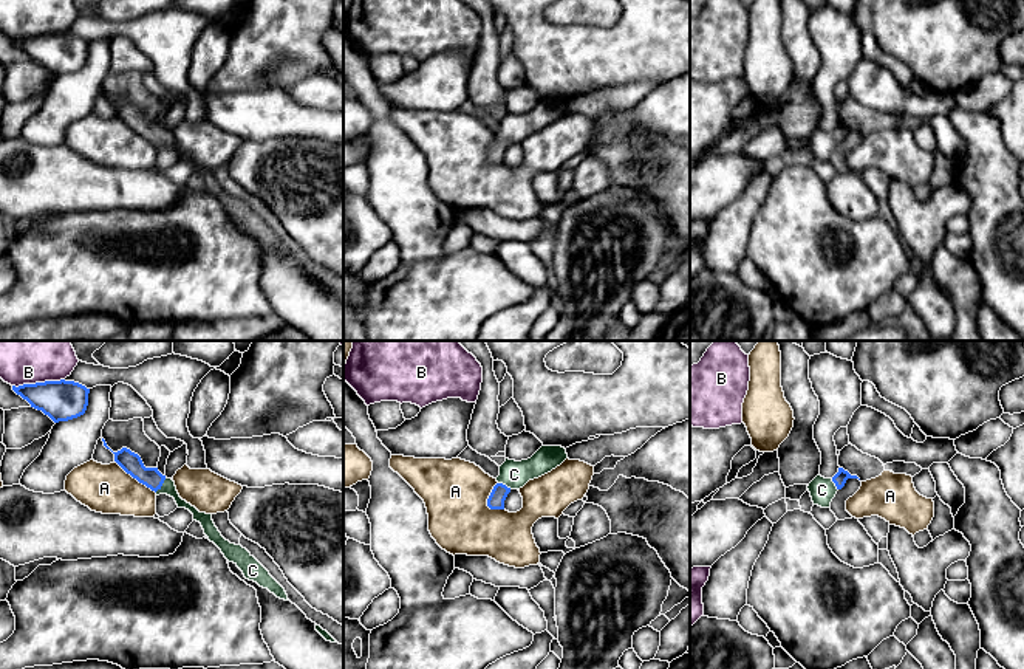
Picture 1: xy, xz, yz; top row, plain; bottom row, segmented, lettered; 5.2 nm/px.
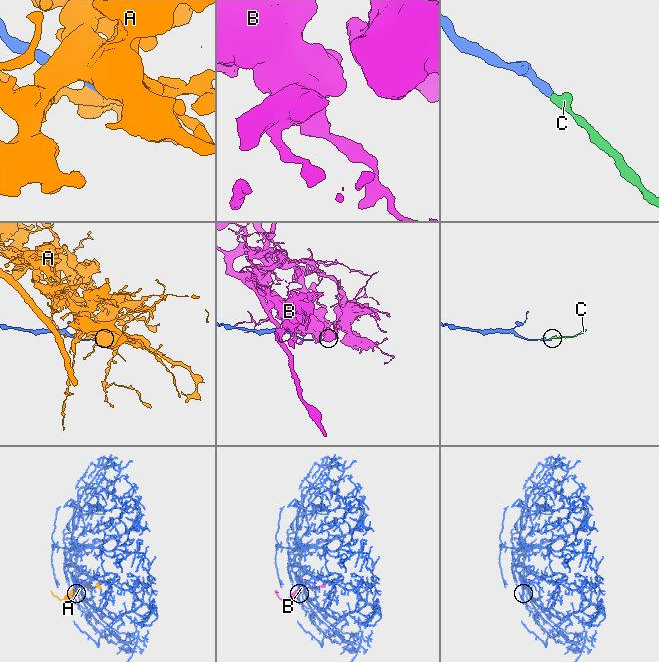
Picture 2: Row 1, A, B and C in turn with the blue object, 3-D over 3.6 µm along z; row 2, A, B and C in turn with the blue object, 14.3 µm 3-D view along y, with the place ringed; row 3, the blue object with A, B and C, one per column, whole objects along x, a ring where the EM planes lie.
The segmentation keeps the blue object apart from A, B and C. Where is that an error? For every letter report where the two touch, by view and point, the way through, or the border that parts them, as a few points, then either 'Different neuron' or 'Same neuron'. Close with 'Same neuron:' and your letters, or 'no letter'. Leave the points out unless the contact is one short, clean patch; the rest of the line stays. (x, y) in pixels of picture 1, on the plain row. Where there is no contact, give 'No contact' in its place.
A: Touches blue at xy (135, 130). Different neuron
B: Touches blue at xy (37, 36). Different neuron
C: Touches blue at xy (161, 138). Path across: xy (130, 115), (161, 138), (169, 141). Same neuron
Same neuron: C

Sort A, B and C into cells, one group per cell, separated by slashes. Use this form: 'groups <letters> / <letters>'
groups A / B / C

